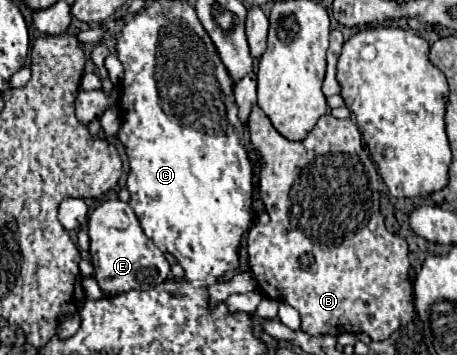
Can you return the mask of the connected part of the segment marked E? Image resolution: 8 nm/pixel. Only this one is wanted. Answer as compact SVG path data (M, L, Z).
M106 200L88 218L90 256L94 278L104 296L114 296L128 290L150 290L170 276L170 264L164 254L144 236L130 204L122 200Z

